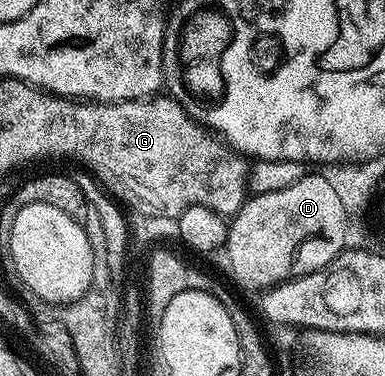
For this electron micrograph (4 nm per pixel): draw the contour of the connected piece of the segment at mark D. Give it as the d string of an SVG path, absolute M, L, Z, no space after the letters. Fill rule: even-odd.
M305 174L301 180L282 190L251 195L229 221L224 253L230 259L230 268L240 283L265 290L285 280L295 280L298 276L327 268L347 247L346 224L348 217L333 189L333 183L322 174Z

